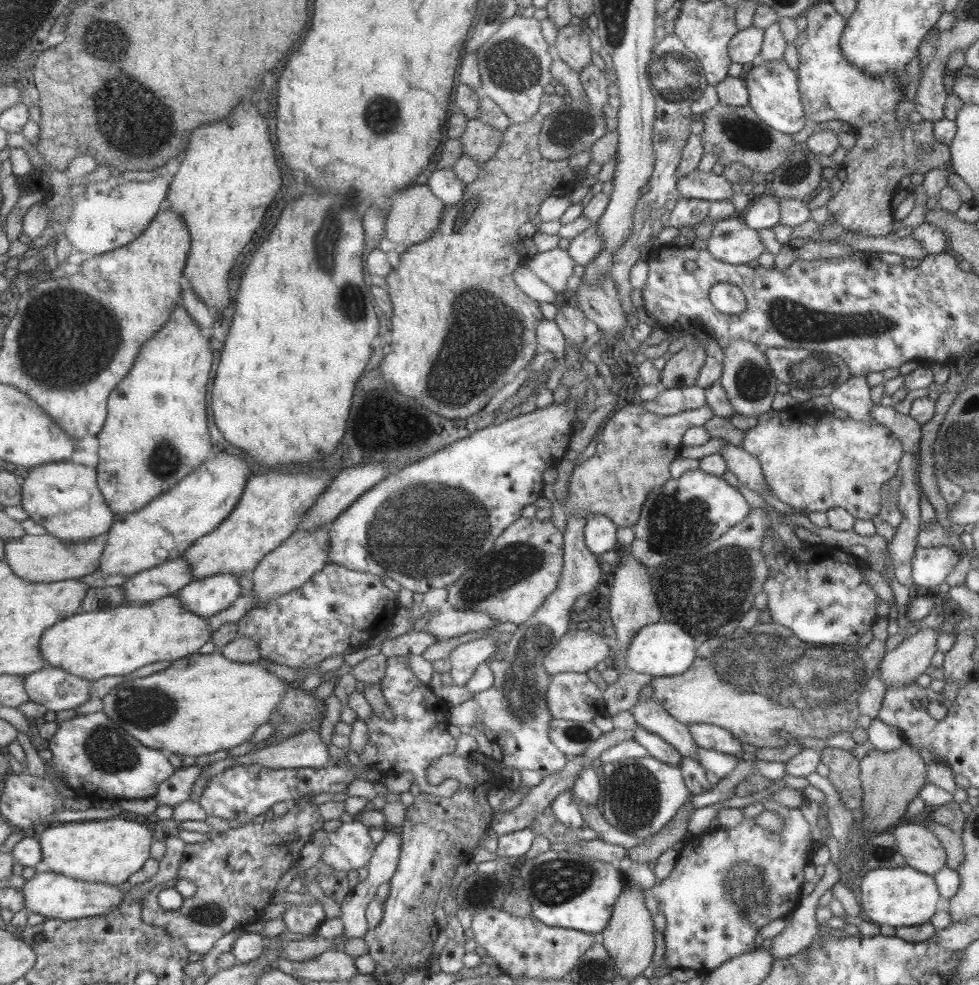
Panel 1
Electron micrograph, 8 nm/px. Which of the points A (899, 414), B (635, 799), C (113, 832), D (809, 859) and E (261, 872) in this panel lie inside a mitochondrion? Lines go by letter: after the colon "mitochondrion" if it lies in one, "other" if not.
A: other
B: mitochondrion
C: other
D: other
E: other

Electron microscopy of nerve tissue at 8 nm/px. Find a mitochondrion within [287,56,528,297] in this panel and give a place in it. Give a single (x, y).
(382, 115)

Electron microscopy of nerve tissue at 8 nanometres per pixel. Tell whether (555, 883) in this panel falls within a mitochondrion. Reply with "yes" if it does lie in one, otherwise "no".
yes

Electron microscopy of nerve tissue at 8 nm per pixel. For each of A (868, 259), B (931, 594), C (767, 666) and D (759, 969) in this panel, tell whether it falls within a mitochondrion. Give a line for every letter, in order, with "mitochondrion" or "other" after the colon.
A: other
B: other
C: mitochondrion
D: other

